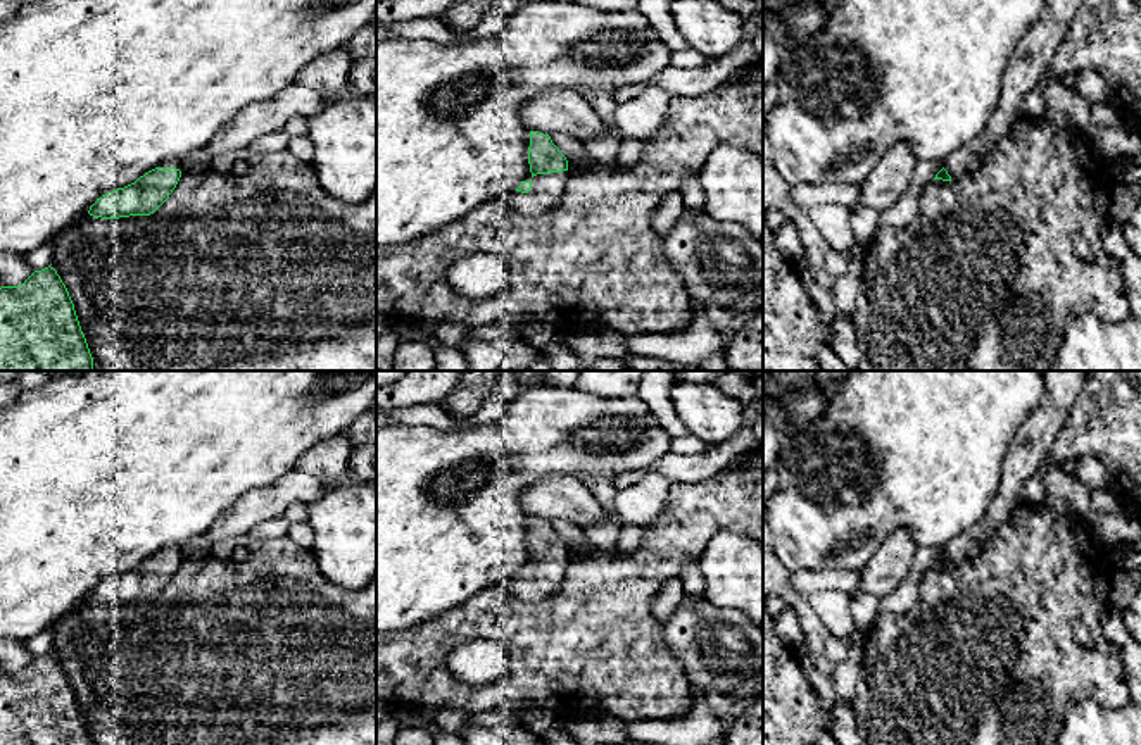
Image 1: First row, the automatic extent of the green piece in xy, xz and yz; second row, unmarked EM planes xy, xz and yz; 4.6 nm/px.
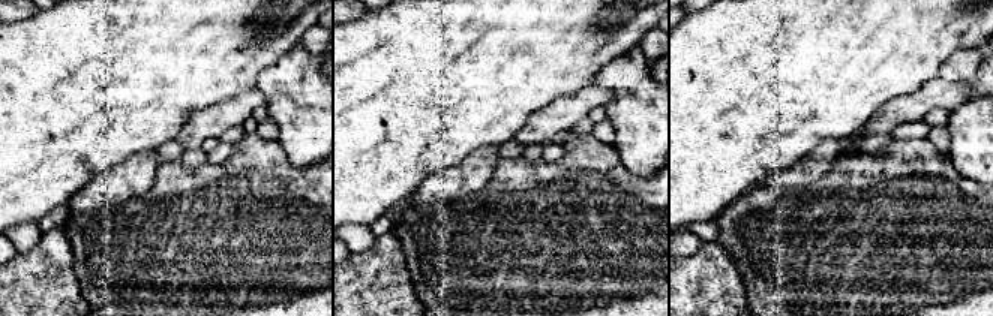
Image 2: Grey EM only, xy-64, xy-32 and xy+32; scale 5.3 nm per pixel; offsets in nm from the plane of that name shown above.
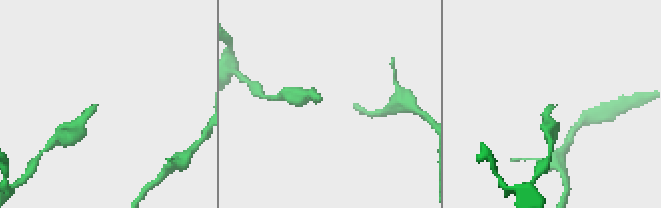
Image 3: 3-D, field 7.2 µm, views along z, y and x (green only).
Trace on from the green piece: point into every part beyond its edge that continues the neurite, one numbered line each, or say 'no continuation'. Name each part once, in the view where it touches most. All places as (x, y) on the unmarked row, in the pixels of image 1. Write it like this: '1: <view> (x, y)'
1: xz (546, 578)

